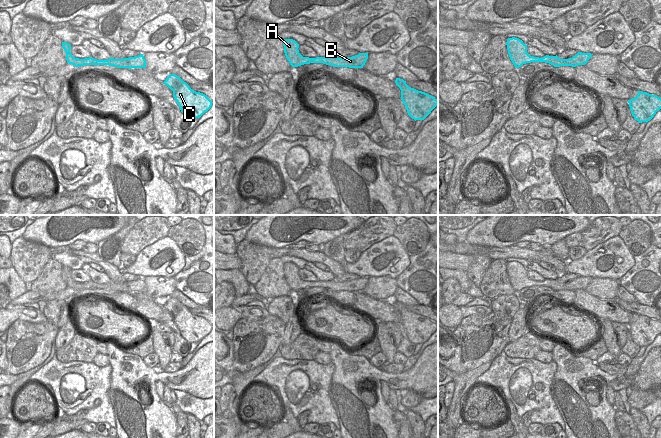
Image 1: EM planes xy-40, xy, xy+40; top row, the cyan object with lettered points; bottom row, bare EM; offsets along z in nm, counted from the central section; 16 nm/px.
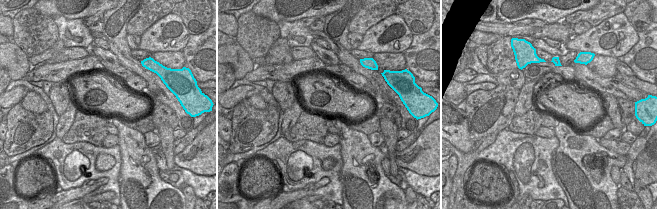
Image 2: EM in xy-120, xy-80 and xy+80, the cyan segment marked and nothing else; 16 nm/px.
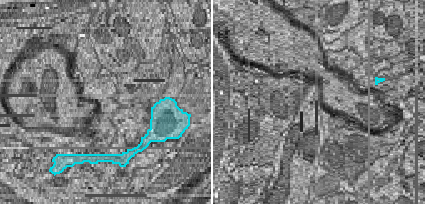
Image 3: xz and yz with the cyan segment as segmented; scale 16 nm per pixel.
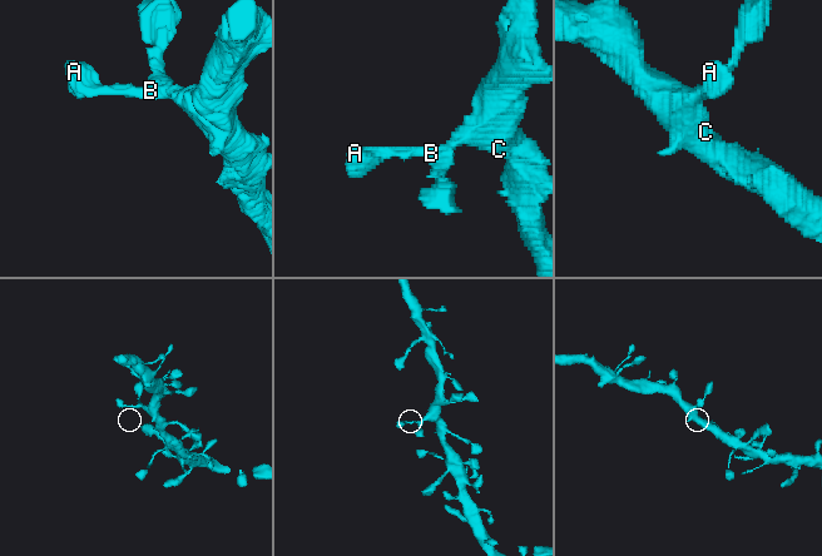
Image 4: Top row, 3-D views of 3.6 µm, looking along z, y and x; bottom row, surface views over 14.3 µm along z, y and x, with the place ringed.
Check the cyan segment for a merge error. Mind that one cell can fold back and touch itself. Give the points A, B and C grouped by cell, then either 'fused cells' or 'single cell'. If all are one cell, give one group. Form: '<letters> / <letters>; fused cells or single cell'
A B C; single cell

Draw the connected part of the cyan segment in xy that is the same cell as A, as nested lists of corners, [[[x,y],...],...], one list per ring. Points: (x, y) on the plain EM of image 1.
[[[284,263],[283,270],[285,280],[292,291],[310,287],[323,287],[333,291],[363,292],[368,283],[368,277],[359,277],[347,282],[338,282],[335,279],[316,282],[303,281],[298,274],[299,268],[293,263]]]

